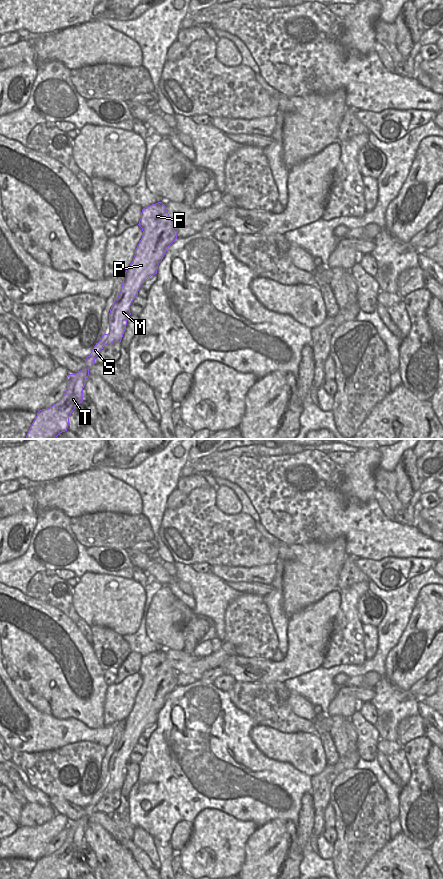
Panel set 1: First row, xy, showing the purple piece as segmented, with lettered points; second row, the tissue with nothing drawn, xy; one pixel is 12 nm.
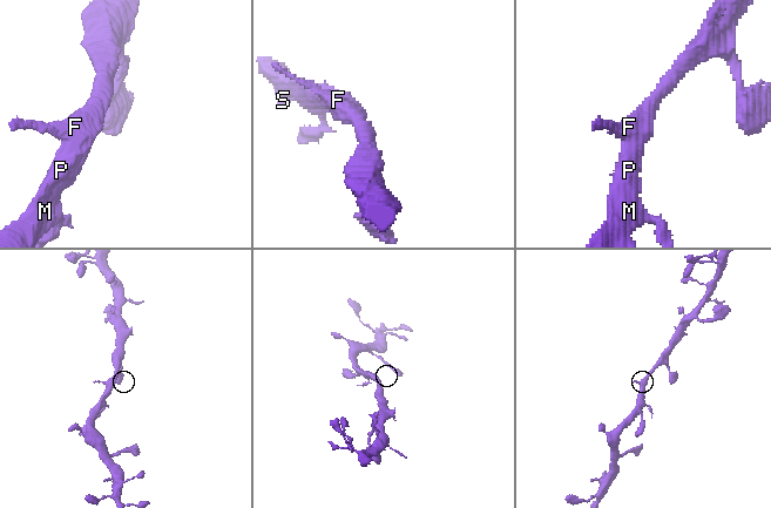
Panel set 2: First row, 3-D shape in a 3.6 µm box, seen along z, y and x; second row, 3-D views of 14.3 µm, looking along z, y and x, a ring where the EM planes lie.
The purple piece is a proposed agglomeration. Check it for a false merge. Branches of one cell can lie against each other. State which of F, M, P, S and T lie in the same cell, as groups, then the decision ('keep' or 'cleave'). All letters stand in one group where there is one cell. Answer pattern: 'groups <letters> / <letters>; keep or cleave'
groups F M P S T; keep

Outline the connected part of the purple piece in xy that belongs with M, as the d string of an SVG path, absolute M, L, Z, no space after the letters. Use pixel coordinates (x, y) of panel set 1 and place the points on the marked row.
M162 202L142 209L138 224L143 231L129 268L123 275L121 291L109 313L109 333L102 338L90 355L84 359L85 367L67 377L67 389L63 397L52 407L37 413L25 439L54 439L67 431L69 417L77 405L83 402L83 388L89 376L89 369L105 345L121 342L131 315L130 305L141 285L157 274L168 247L177 239L178 224L171 219Z

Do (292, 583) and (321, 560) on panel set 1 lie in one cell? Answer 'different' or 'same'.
same

